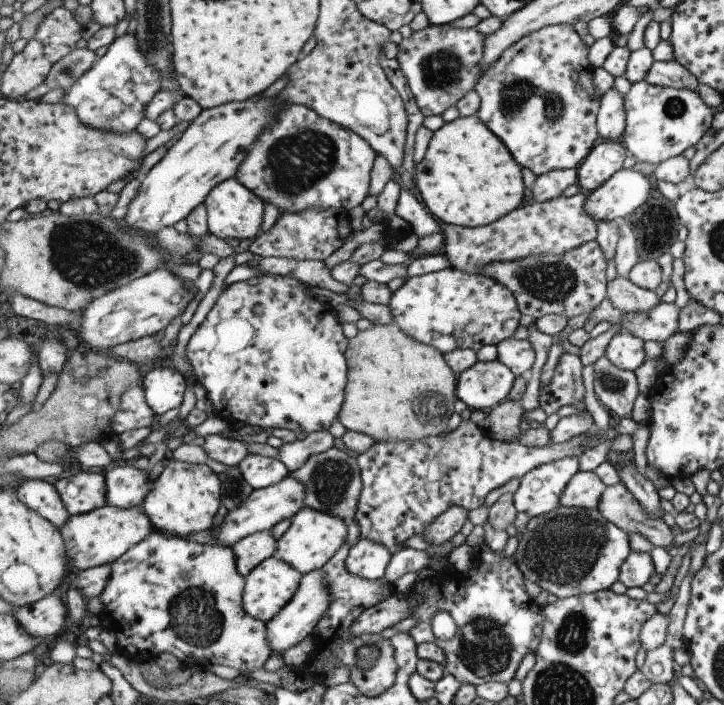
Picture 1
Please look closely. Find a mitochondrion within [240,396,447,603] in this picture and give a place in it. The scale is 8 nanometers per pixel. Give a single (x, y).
(332, 478)

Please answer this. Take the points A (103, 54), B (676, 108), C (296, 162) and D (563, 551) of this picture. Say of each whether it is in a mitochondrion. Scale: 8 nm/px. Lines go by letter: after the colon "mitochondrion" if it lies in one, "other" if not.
A: other
B: mitochondrion
C: mitochondrion
D: mitochondrion

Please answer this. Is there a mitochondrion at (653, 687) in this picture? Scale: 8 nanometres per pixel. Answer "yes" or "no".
no

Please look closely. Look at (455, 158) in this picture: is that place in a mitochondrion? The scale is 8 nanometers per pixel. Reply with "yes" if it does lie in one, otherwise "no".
no

